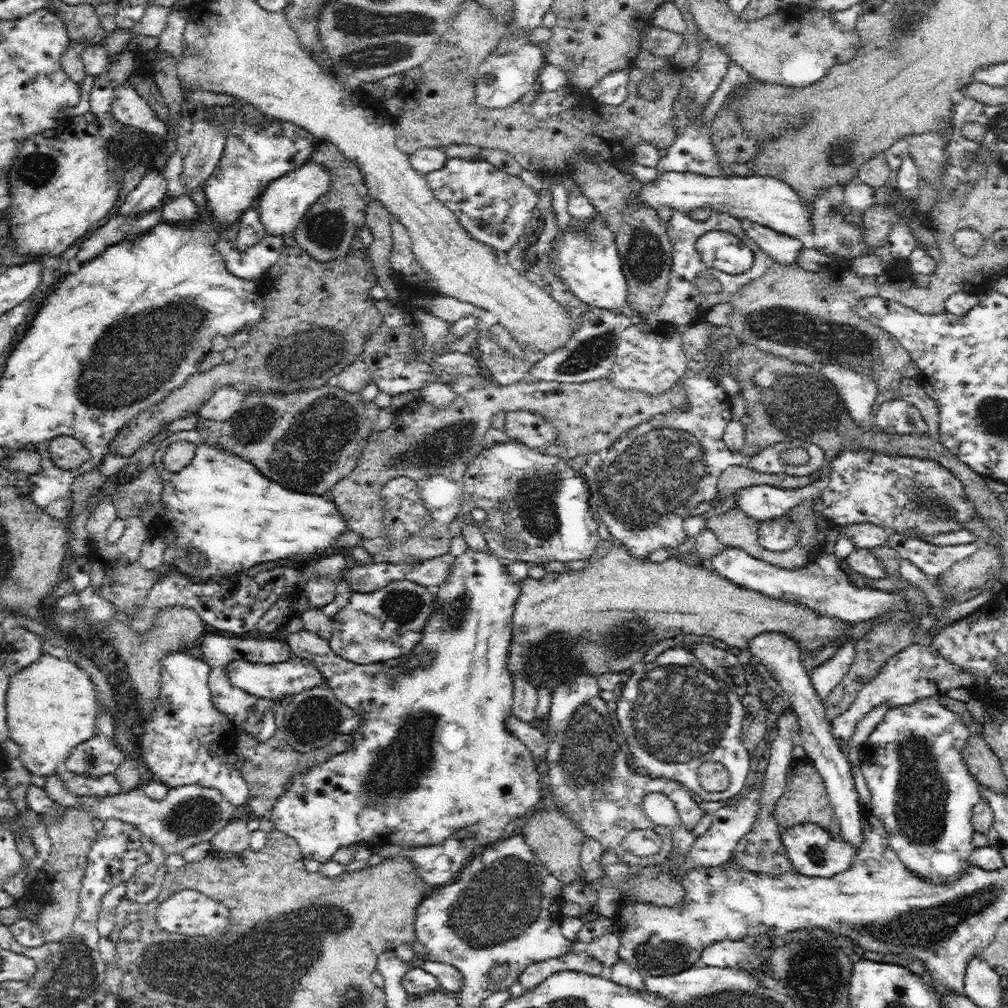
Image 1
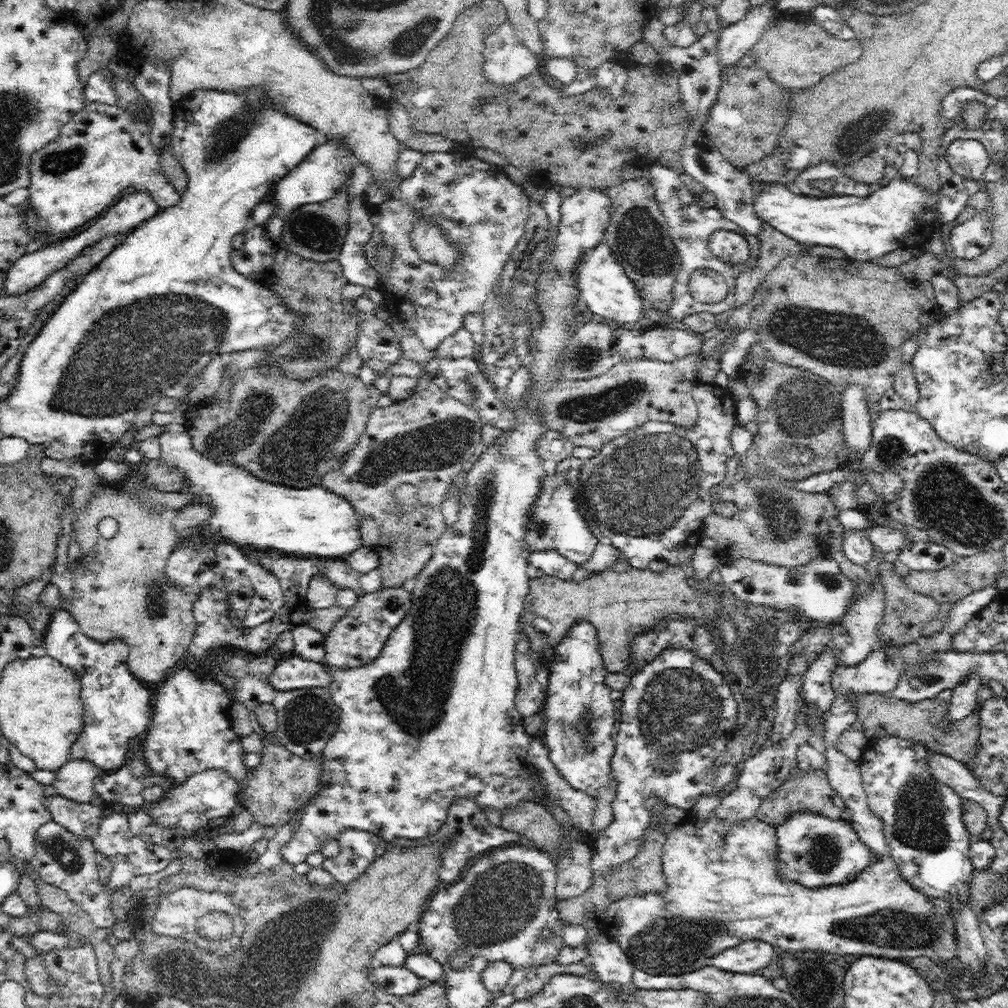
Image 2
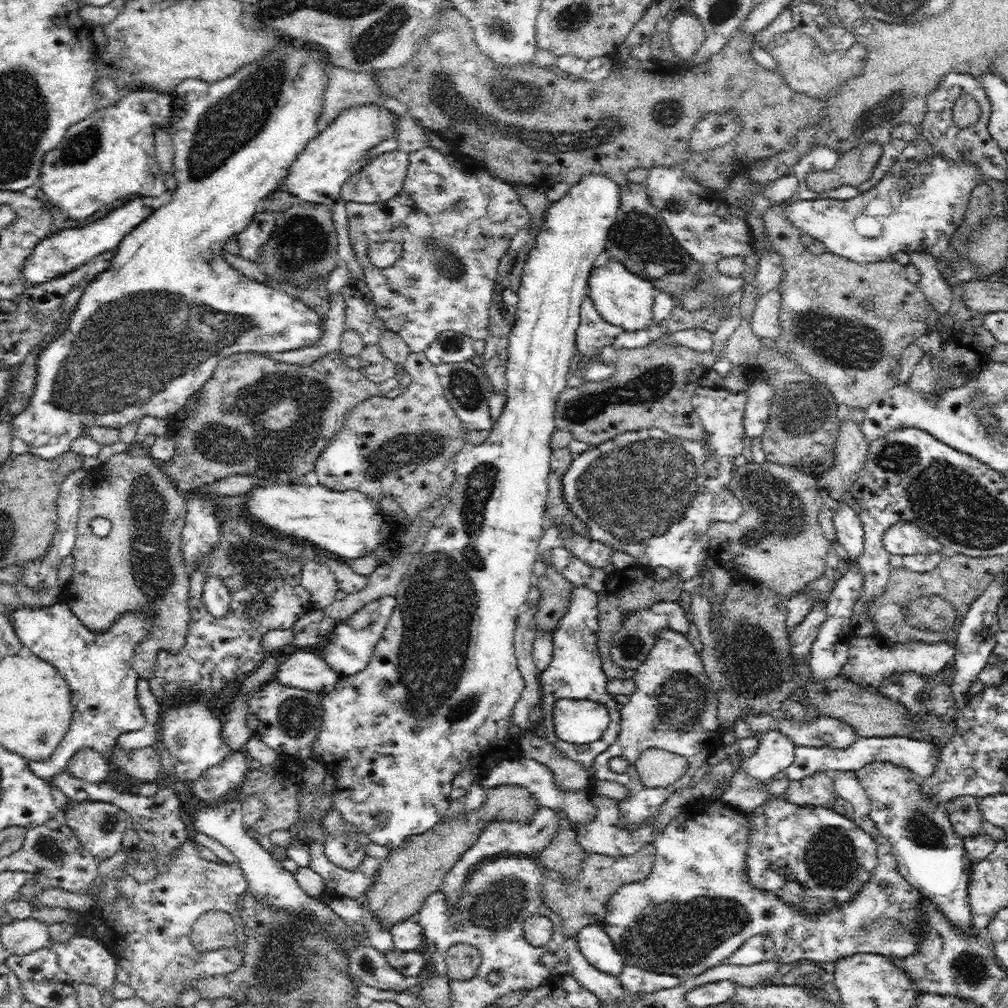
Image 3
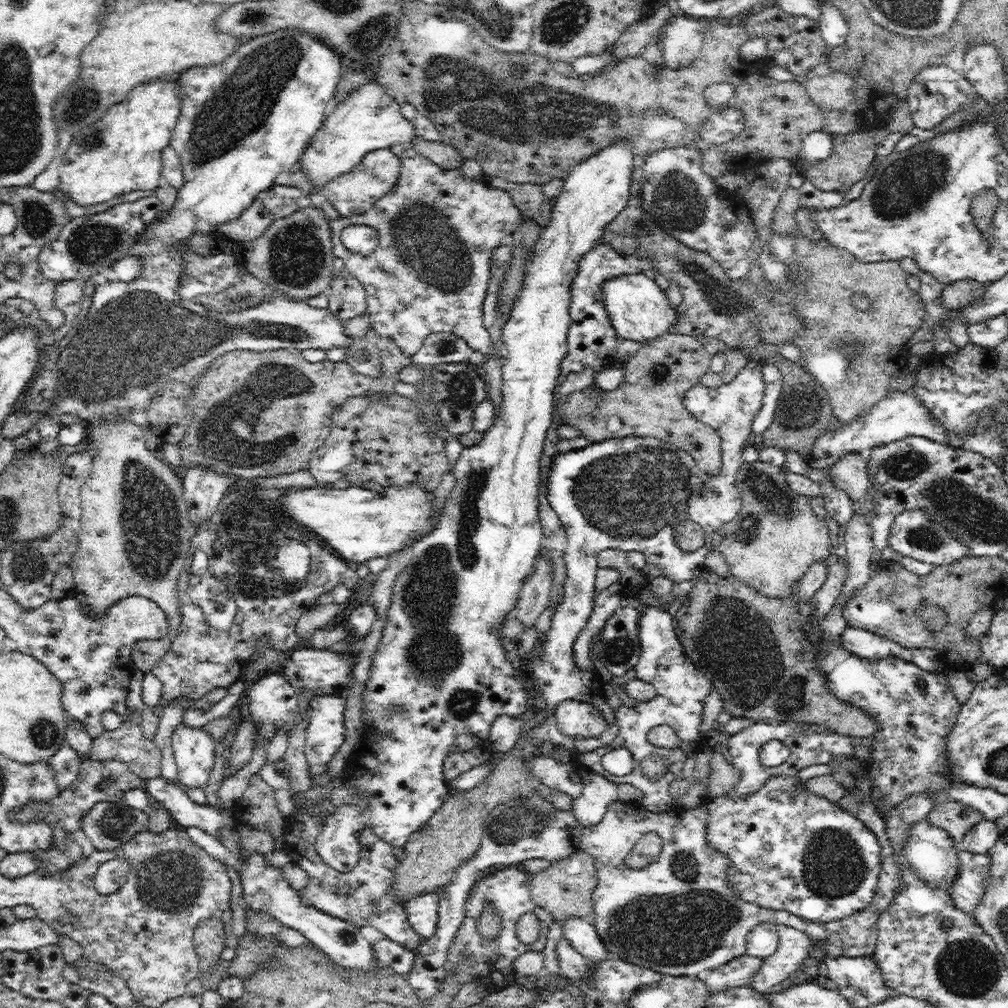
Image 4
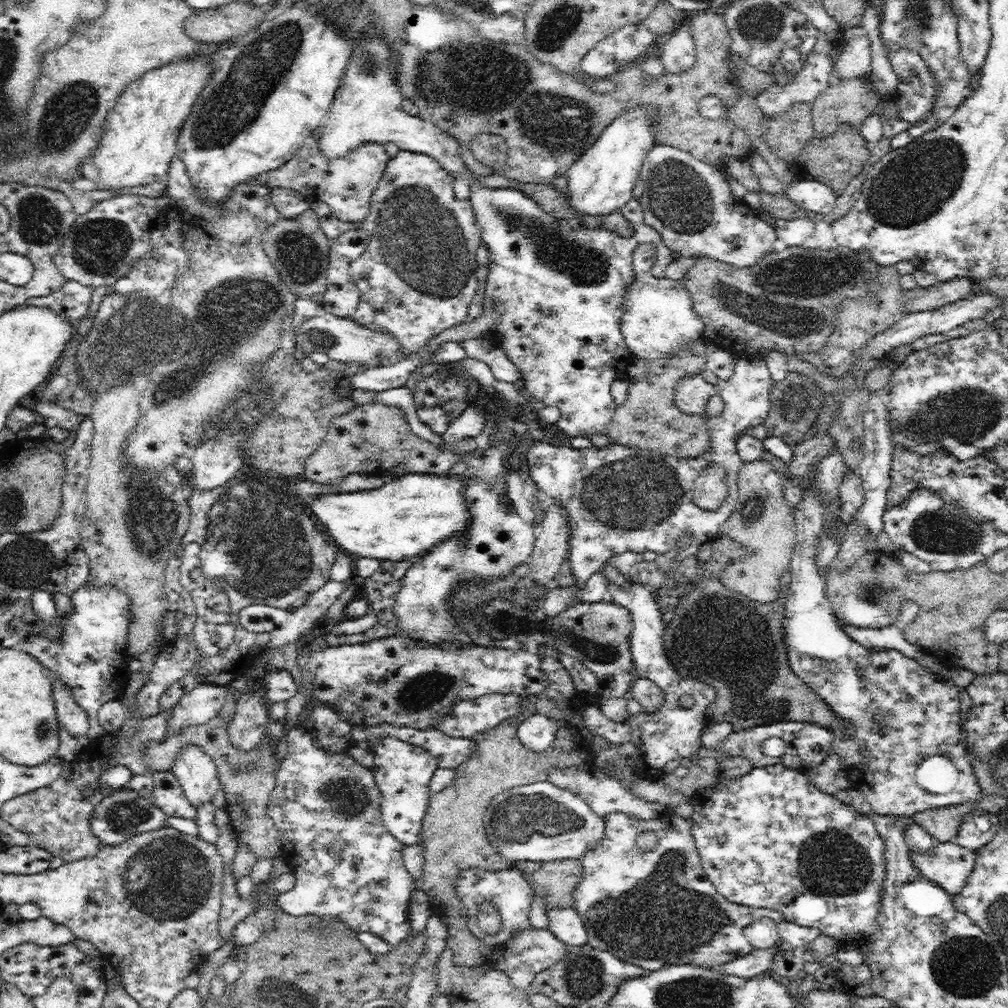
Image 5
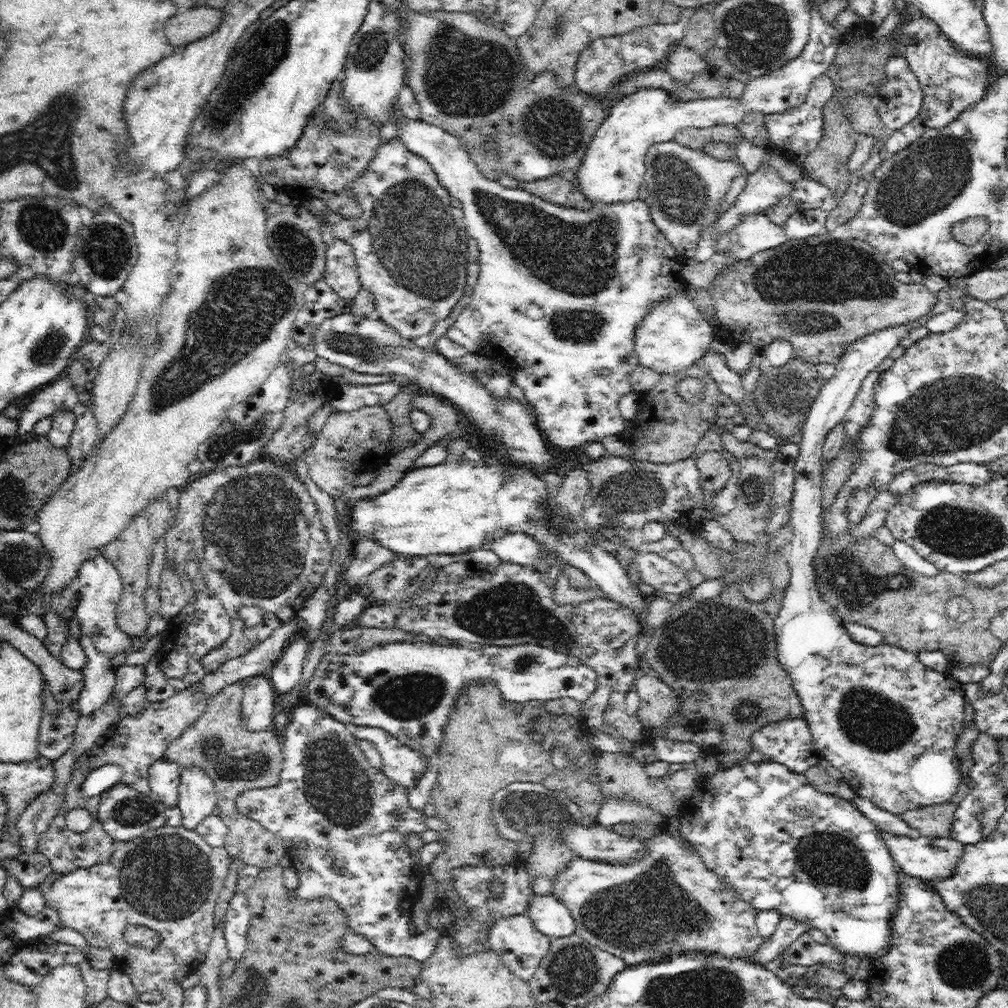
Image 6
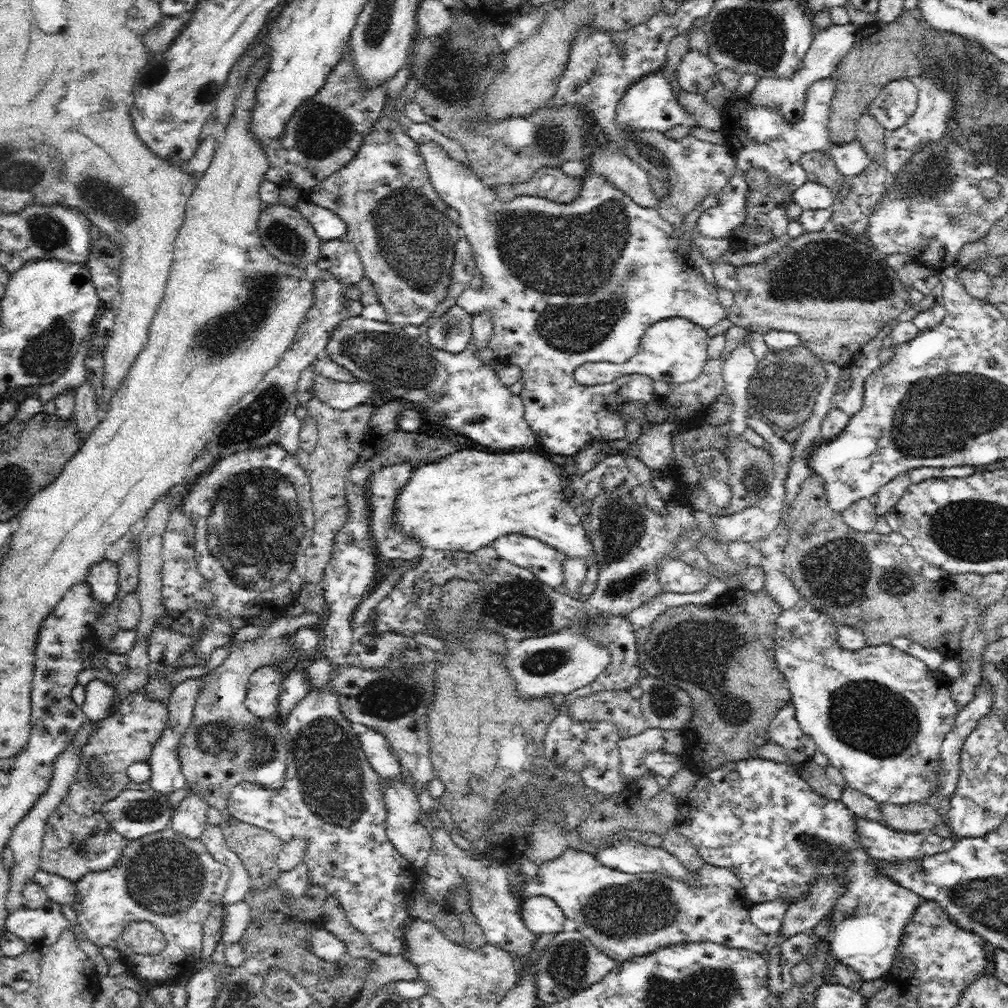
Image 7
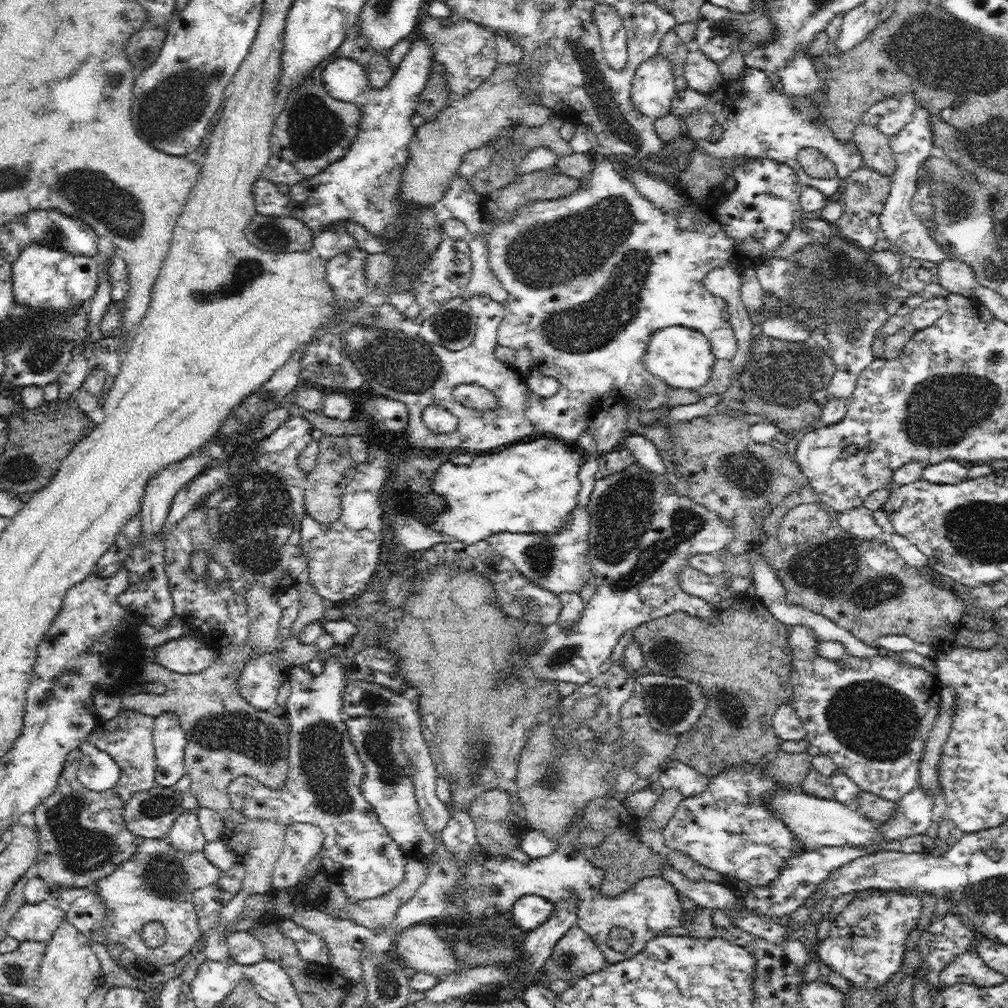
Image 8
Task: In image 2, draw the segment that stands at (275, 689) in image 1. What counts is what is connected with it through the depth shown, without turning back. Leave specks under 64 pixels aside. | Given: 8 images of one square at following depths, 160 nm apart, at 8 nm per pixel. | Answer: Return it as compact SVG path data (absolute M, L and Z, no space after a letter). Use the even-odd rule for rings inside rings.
M299 655L280 659L268 682L278 691L306 688L329 688L333 676L323 664L306 660Z

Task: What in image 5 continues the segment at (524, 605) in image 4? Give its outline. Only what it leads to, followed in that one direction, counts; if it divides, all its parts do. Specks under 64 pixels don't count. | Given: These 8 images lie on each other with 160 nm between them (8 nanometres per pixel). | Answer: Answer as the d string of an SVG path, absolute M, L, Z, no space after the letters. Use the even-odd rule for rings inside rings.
M554 501L549 508L545 510L543 521L537 527L538 535L535 539L535 547L531 555L532 562L529 564L531 580L538 586L546 588L555 588L555 576L558 574L561 565L567 558L570 548L569 520L563 508Z

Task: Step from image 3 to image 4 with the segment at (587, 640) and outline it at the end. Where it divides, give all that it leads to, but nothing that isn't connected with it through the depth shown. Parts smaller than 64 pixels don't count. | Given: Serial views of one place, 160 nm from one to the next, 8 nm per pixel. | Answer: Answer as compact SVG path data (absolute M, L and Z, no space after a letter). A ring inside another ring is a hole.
M749 360L731 382L713 389L699 383L689 388L683 397L689 413L714 428L721 437L722 466L716 475L703 474L688 452L650 436L602 440L554 457L547 499L565 530L567 548L563 560L567 577L563 599L553 611L550 630L543 635L544 643L535 646L526 665L542 693L540 703L545 710L544 722L527 733L526 740L533 746L550 742L554 746L561 744L573 754L592 752L598 746L608 747L620 732L615 712L601 693L602 680L593 668L581 669L574 661L574 642L586 628L594 610L594 580L599 568L596 554L606 548L620 549L626 554L638 551L646 556L647 563L660 567L673 582L700 576L705 569L705 557L712 550L712 537L722 524L736 518L741 509L741 495L735 481L745 462L743 453L752 432L752 422L762 408L763 365ZM705 485L712 487L708 496L701 494ZM682 520L693 520L705 531L705 544L696 552L683 552L676 545L674 527ZM564 700L592 703L604 716L607 730L600 738L594 738L594 744L580 746L576 743L580 740L559 732L555 708Z

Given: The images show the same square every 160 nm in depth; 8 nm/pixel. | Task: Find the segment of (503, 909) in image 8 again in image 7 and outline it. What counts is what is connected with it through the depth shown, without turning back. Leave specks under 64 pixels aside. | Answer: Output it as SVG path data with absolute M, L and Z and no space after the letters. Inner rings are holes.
M567 848L562 856L540 864L537 877L521 873L524 877L522 884L518 882L512 887L510 883L509 886L520 900L534 896L552 898L566 919L574 921L576 931L617 964L680 943L718 943L758 954L764 952L767 936L751 922L750 910L754 905L746 899L740 879L730 869L708 863L702 863L697 872L692 870L692 873L695 885L658 872L625 873L604 866L592 853Z

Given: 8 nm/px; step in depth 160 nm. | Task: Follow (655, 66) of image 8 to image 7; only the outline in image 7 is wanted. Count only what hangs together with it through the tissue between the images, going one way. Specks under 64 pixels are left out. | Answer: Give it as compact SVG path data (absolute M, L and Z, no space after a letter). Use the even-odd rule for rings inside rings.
M665 70L649 73L639 82L628 87L618 102L615 117L615 121L627 132L630 130L659 130L664 133L678 124L688 127L696 126L694 115L686 112L686 109L679 103L675 80L672 80Z

